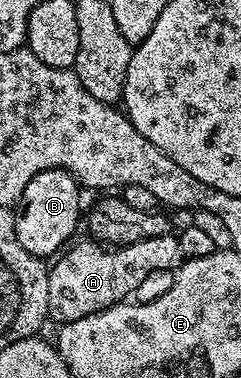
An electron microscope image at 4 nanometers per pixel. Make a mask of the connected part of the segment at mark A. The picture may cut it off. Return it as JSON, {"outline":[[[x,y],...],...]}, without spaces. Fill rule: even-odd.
{"outline":[[[172,234],[113,248],[105,246],[99,239],[91,239],[77,239],[71,246],[65,247],[55,257],[56,265],[53,263],[49,267],[48,314],[53,321],[57,320],[57,325],[78,322],[78,318],[86,318],[86,314],[98,314],[110,306],[125,303],[131,297],[128,295],[138,291],[151,276],[175,273],[184,260],[176,236]]]}

